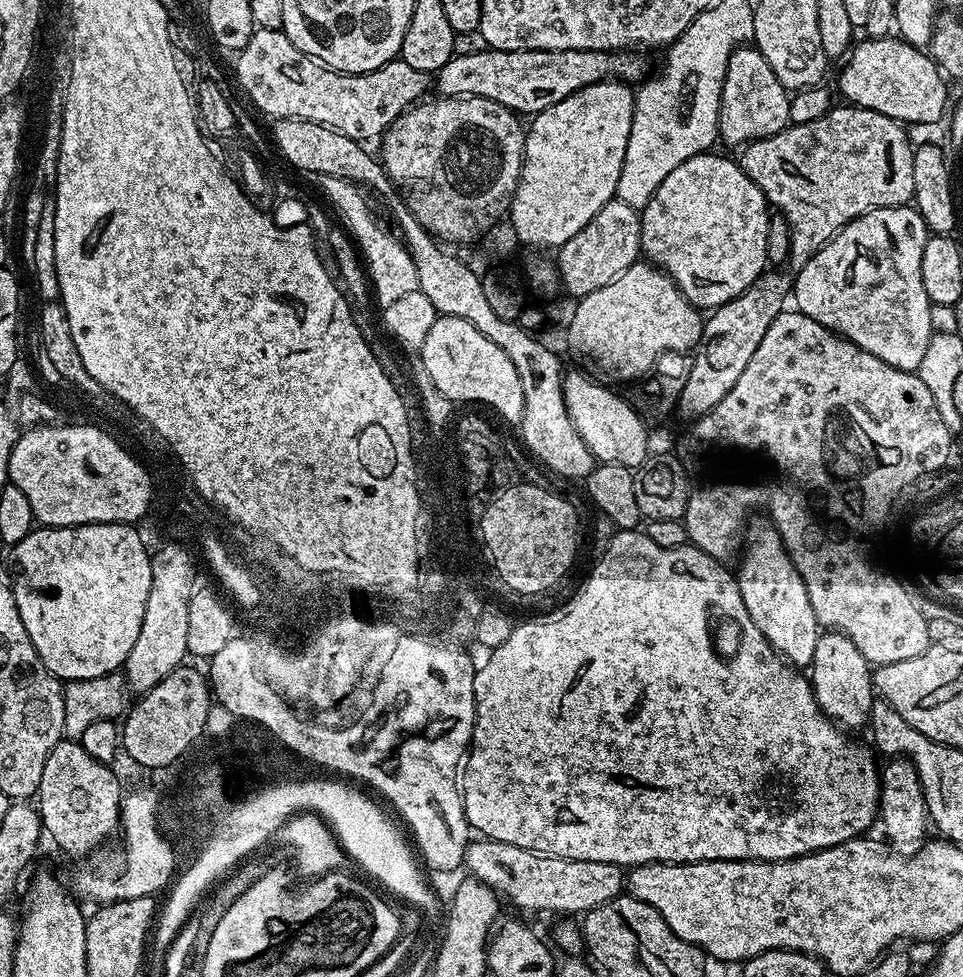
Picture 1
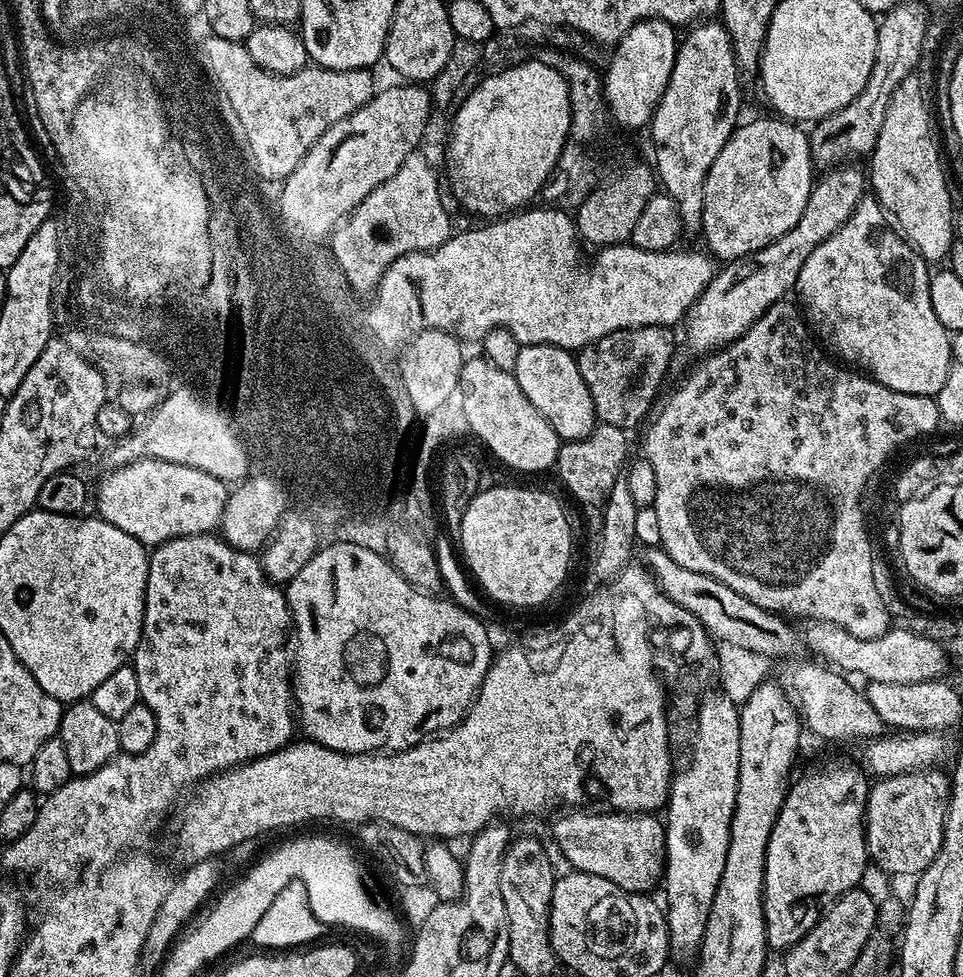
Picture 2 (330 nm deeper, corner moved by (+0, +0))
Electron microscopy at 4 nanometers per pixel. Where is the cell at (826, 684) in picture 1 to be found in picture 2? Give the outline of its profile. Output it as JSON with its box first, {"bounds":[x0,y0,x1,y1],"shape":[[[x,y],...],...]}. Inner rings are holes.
{"bounds":[764,764,870,950],"shape":[[[824,764],[806,773],[801,780],[791,781],[766,846],[764,925],[769,949],[787,950],[797,944],[800,937],[820,921],[828,905],[857,887],[863,881],[860,879],[864,871],[870,868],[868,843],[864,837],[864,811],[868,805],[870,780],[865,769],[856,764]]]}

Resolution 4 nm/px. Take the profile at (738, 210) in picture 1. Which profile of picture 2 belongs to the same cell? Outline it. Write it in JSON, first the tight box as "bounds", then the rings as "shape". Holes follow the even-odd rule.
{"bounds":[702,118,812,262],"shape":[[[783,118],[741,123],[706,174],[702,237],[717,261],[731,262],[770,246],[802,218],[812,193],[812,141],[799,123]]]}

